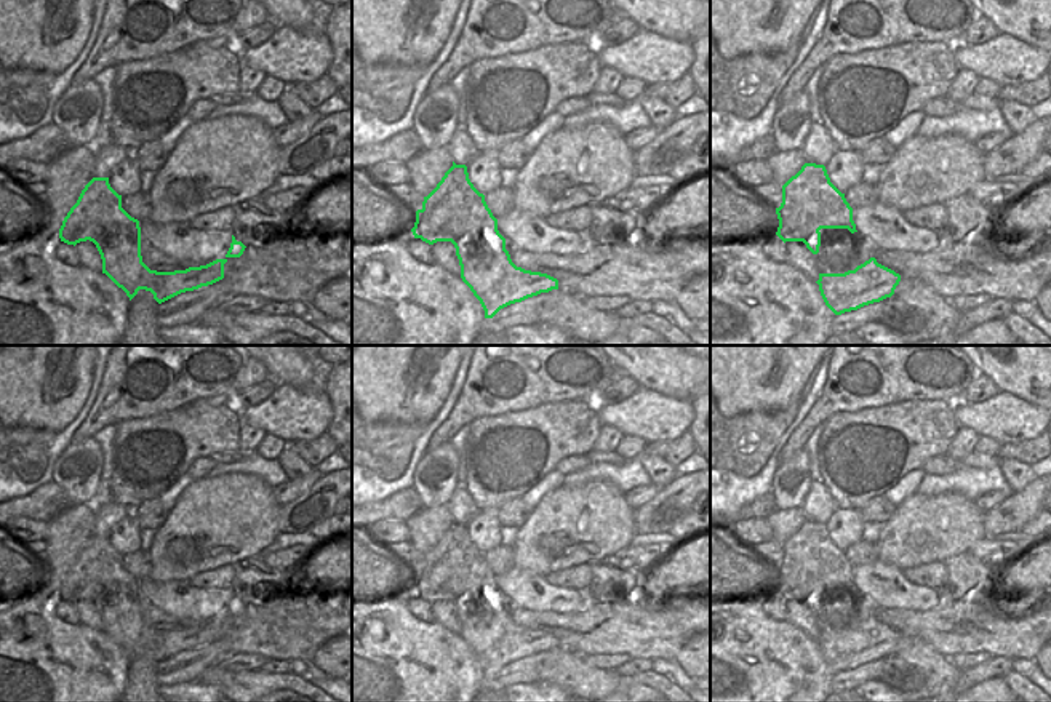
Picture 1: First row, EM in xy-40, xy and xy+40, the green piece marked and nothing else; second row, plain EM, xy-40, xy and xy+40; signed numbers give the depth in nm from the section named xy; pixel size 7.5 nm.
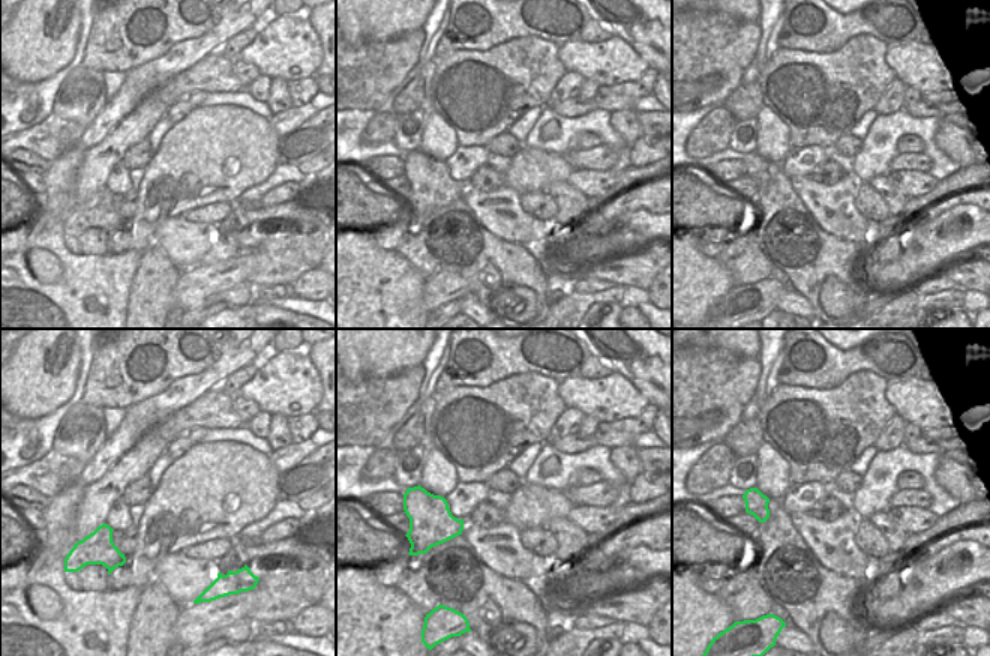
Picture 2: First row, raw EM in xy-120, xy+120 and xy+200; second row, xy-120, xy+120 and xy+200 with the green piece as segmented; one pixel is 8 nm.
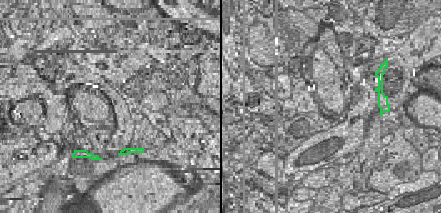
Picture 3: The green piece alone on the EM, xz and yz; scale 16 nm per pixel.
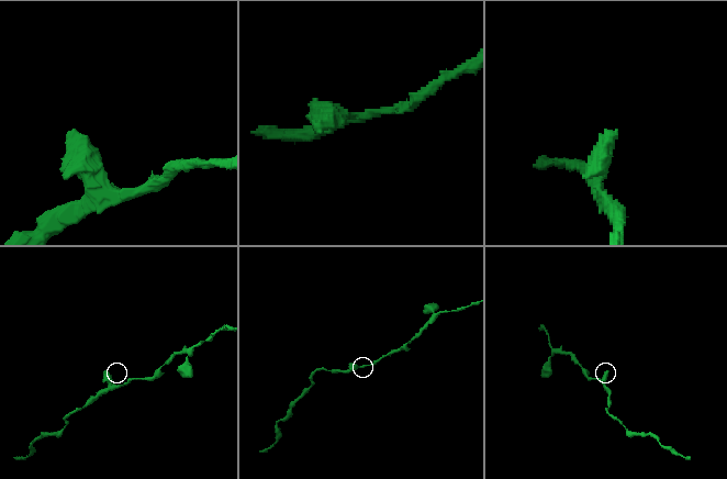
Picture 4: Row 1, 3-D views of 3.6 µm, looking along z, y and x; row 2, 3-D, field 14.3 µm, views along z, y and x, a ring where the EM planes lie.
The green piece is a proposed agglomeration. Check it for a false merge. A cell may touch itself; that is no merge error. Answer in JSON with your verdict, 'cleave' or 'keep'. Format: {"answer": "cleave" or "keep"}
{"answer": "keep"}

